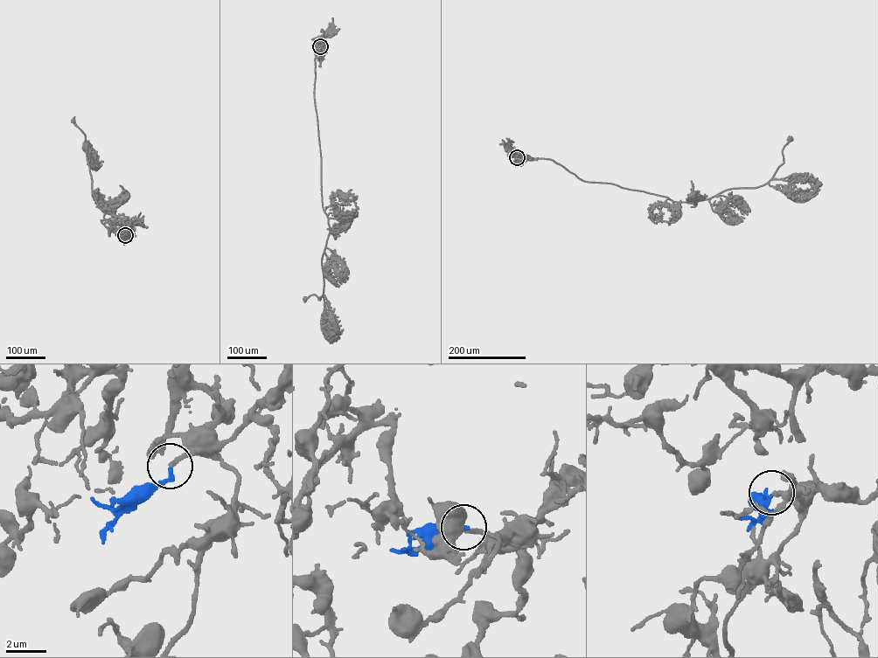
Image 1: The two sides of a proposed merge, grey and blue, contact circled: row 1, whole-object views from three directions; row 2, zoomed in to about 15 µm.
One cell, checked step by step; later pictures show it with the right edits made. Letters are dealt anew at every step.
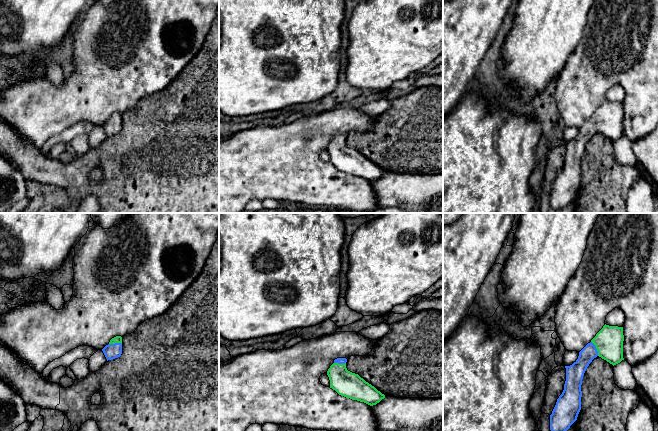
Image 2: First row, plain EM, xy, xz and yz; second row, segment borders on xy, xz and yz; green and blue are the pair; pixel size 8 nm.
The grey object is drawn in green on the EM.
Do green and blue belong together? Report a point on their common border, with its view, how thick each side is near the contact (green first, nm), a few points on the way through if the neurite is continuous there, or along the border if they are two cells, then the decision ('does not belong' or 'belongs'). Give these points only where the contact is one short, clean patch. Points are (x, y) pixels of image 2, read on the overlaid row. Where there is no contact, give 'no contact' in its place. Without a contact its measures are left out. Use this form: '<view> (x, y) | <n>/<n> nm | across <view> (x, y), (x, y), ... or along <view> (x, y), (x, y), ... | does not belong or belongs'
yz (596, 348) | 220/130 nm | across yz (609, 340), (596, 348), (576, 371) | belongs

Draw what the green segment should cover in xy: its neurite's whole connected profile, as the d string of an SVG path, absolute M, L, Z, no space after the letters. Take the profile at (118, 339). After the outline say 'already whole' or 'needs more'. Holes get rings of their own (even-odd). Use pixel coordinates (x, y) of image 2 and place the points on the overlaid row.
M116 336L112 338L108 345L102 349L107 361L118 358L122 354L122 337Z; needs more

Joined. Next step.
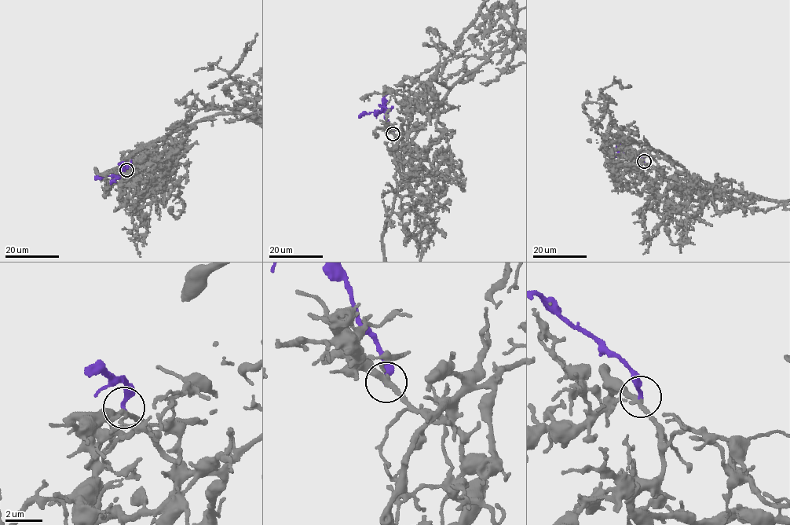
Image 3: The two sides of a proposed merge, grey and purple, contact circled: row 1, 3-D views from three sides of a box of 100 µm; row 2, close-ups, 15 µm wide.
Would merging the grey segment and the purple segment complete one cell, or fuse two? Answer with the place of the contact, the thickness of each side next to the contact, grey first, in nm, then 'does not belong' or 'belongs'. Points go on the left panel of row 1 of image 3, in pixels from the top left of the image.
(126, 170) | 240/220 nm | belongs

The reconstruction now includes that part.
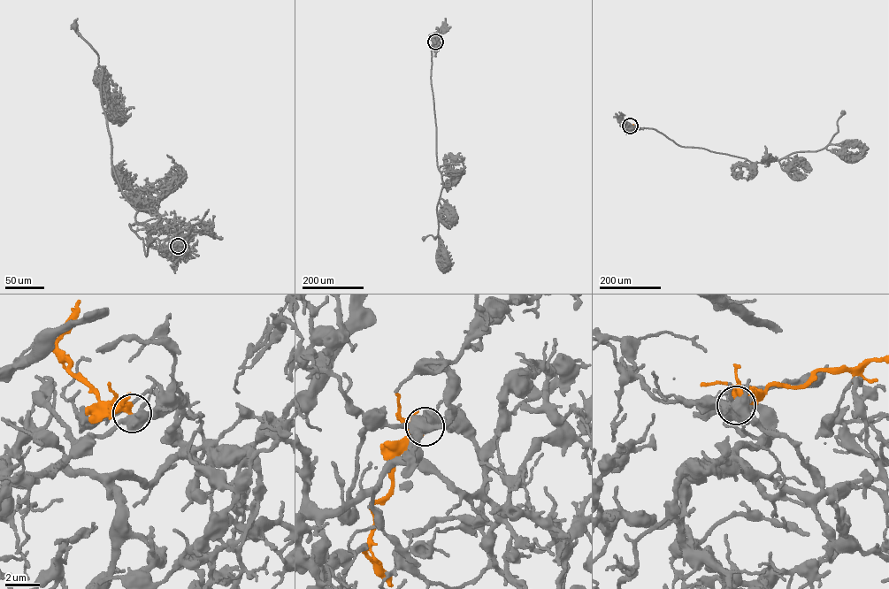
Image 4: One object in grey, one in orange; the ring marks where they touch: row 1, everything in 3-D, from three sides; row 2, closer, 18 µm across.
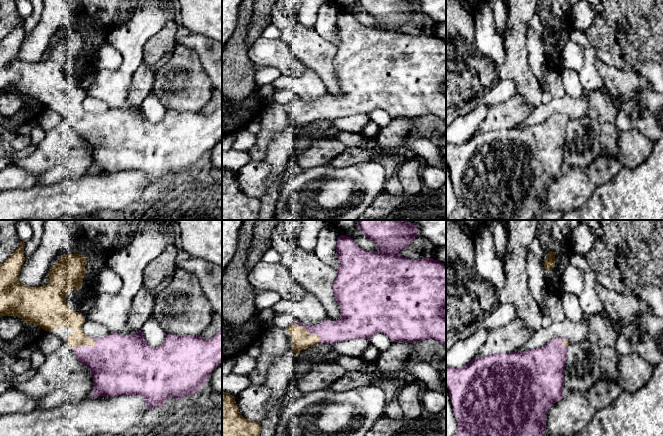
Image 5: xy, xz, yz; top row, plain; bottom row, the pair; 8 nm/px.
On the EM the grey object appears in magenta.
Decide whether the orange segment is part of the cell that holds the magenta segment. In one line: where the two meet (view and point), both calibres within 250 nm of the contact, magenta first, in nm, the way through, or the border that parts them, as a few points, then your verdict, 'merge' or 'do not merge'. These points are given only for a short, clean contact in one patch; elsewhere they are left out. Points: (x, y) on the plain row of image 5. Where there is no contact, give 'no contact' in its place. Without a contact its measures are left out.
meets magenta in xz at (308, 109); 180 nm thick on the magenta side, 160 nm on the other; runs through xz (330, 108), (308, 109), (300, 115); merge

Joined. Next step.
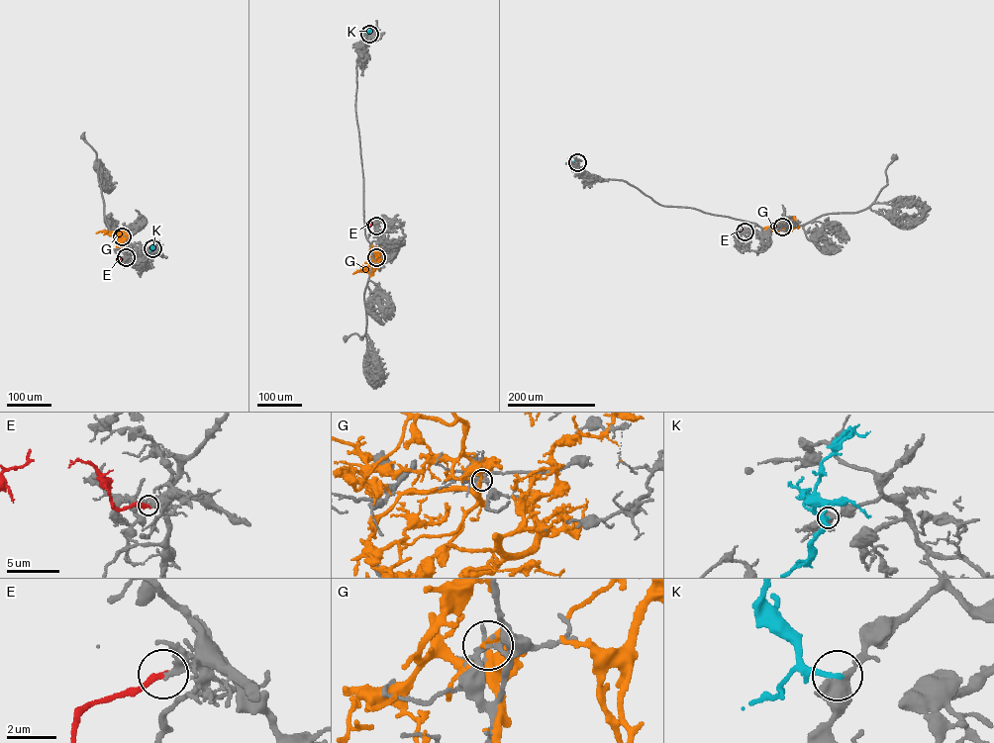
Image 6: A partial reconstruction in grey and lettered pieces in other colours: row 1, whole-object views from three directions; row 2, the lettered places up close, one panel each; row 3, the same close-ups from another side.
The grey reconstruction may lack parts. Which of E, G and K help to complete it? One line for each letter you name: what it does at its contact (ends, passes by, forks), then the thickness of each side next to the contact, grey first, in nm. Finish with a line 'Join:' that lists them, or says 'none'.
Join: none

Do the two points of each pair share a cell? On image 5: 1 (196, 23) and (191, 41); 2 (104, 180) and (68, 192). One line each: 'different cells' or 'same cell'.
1: different cells
2: same cell

